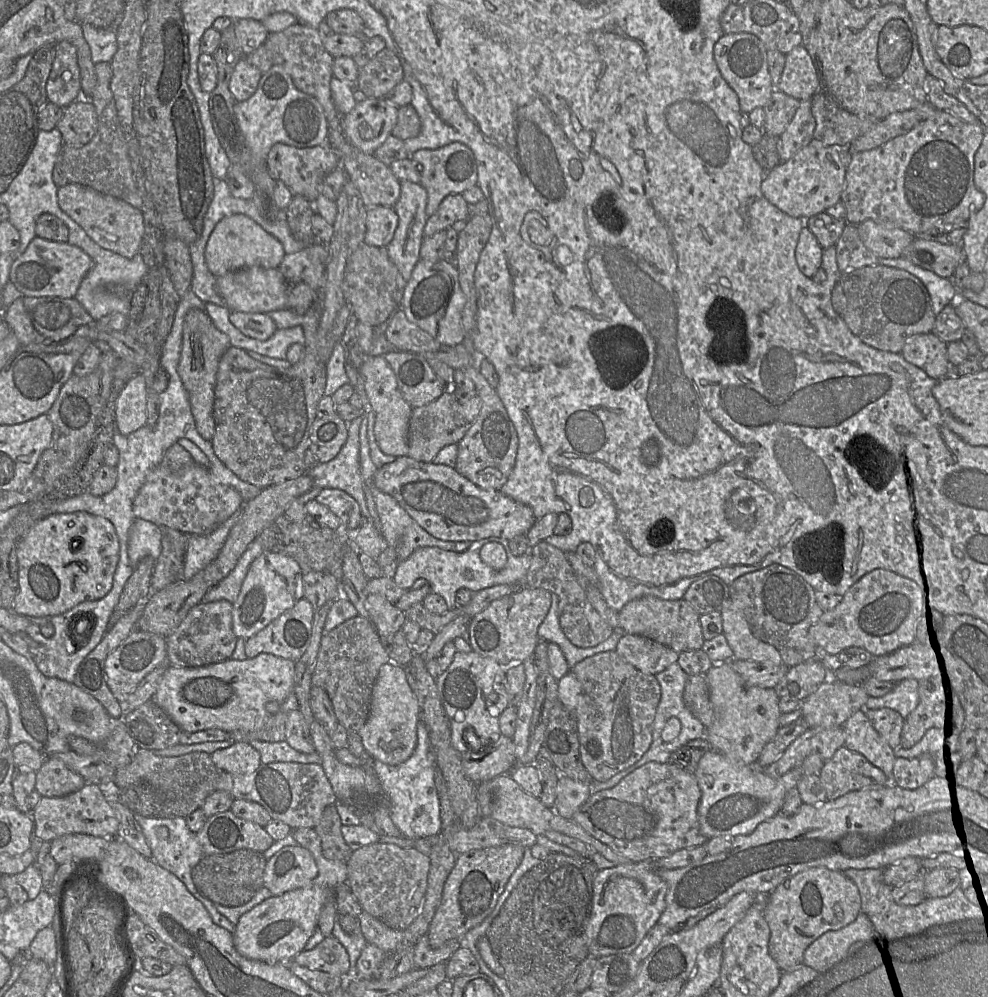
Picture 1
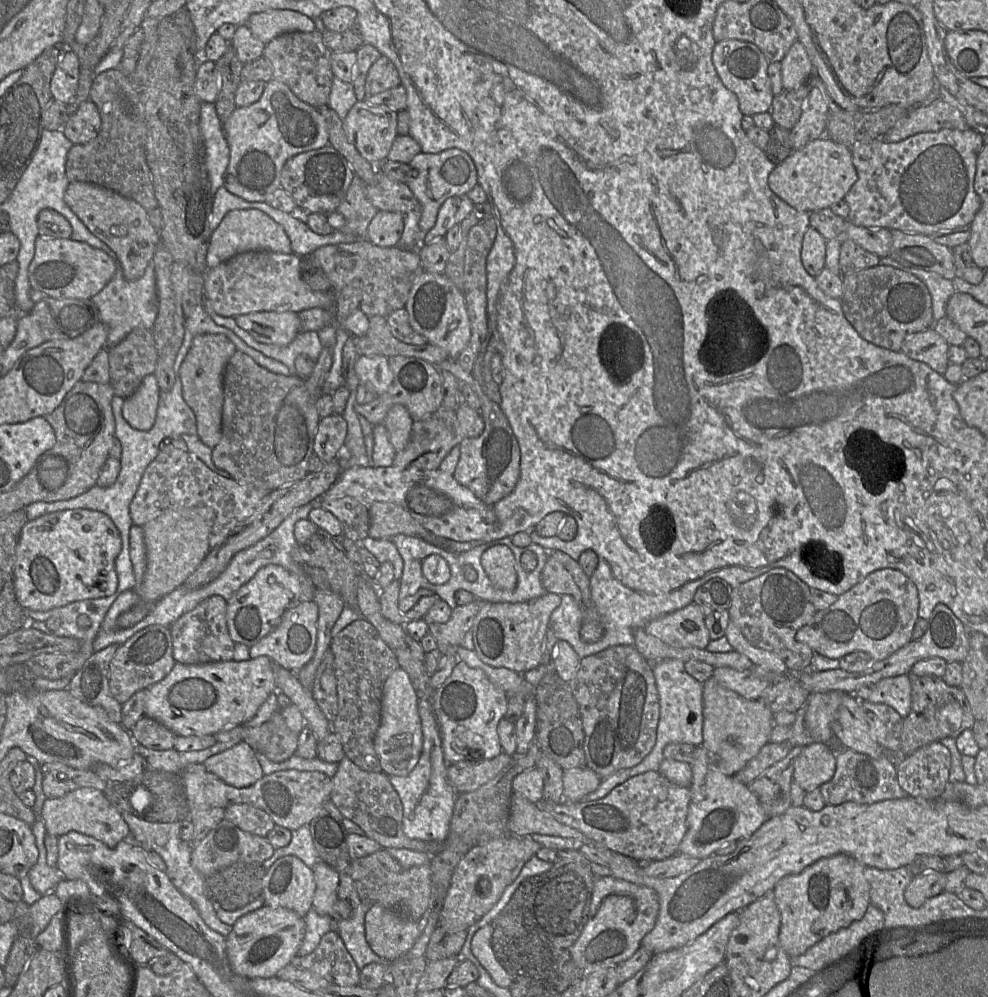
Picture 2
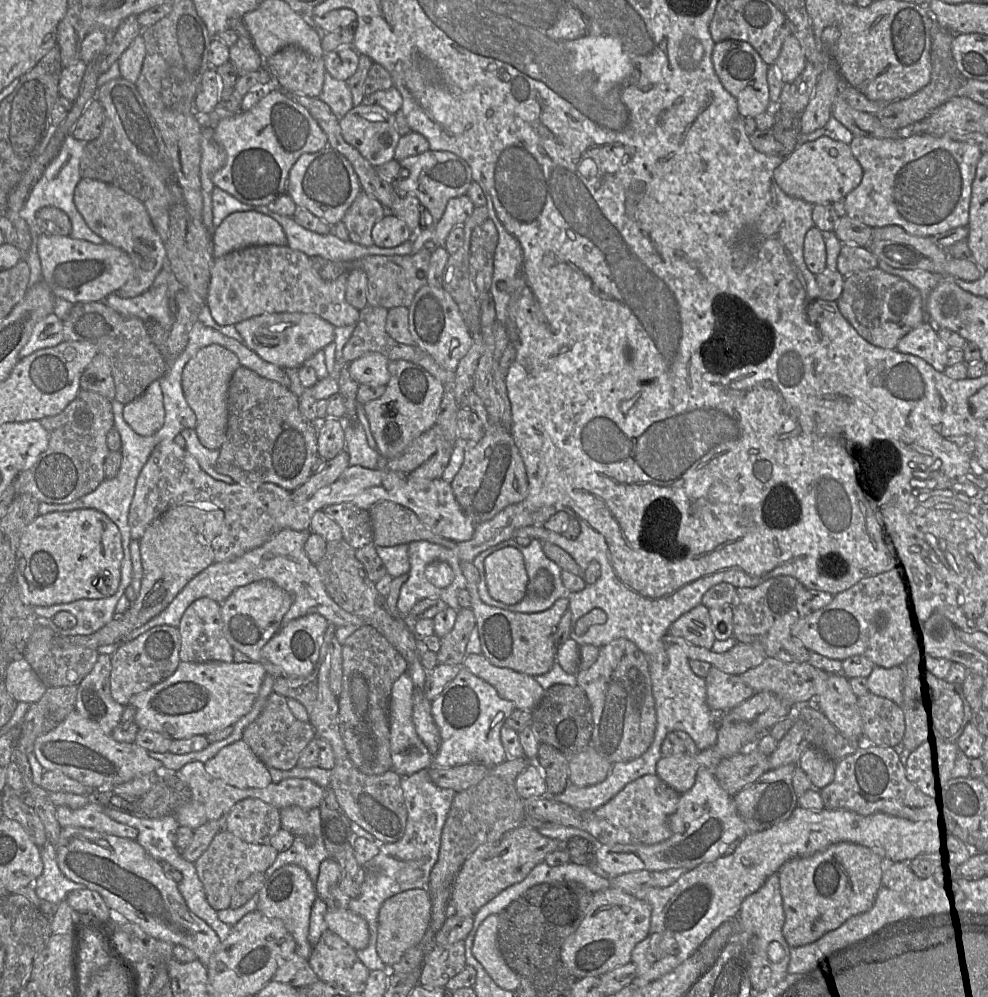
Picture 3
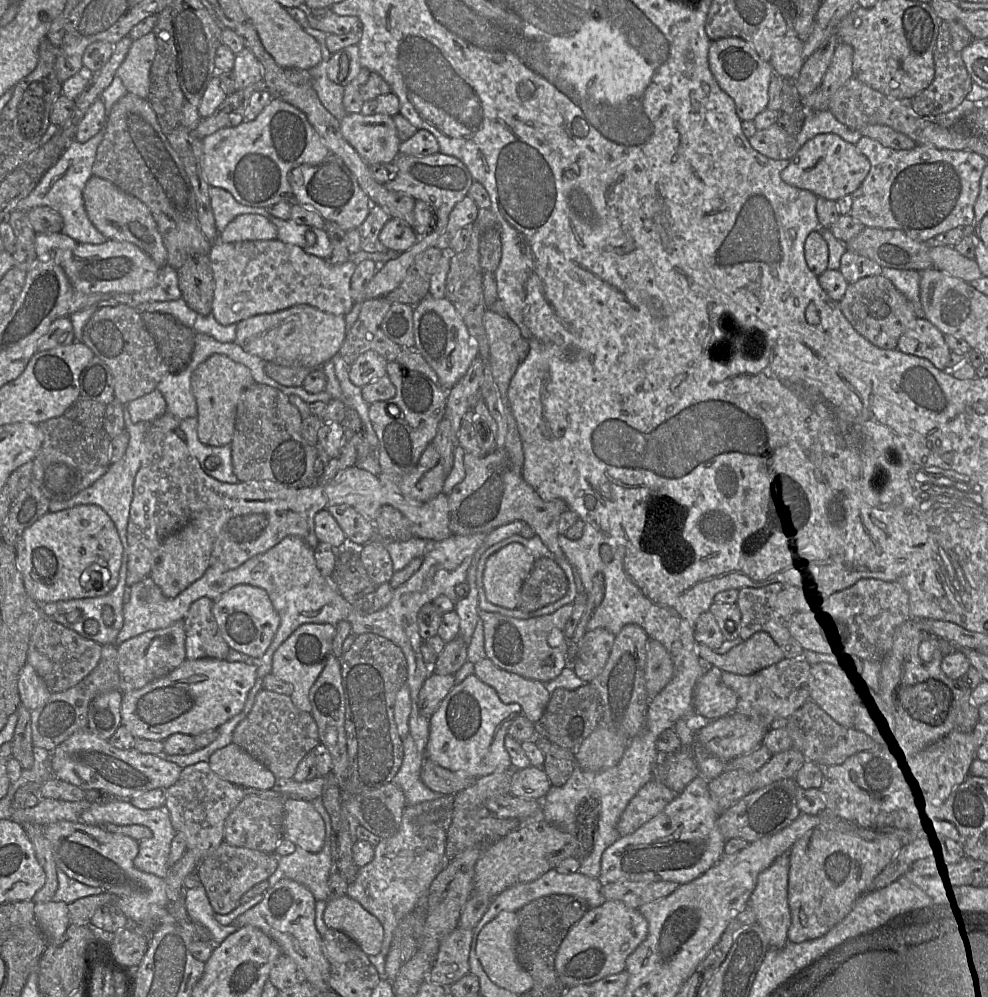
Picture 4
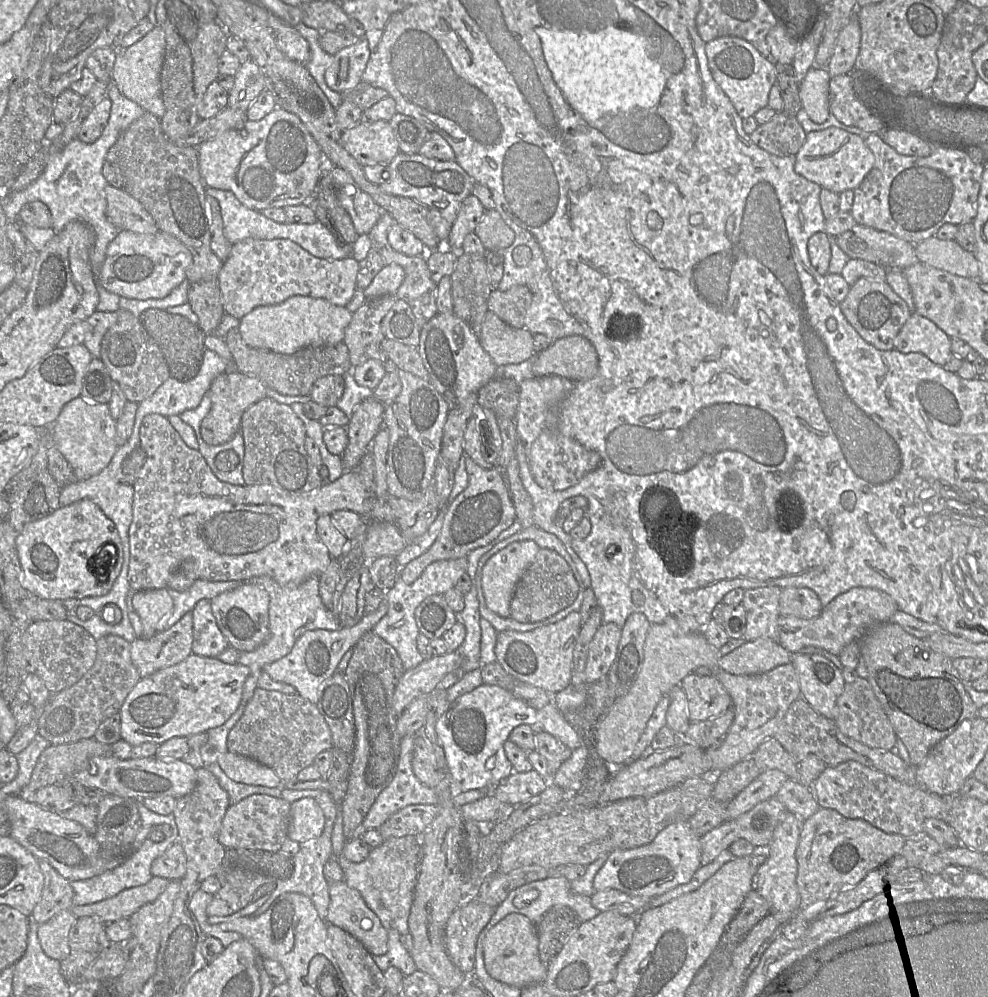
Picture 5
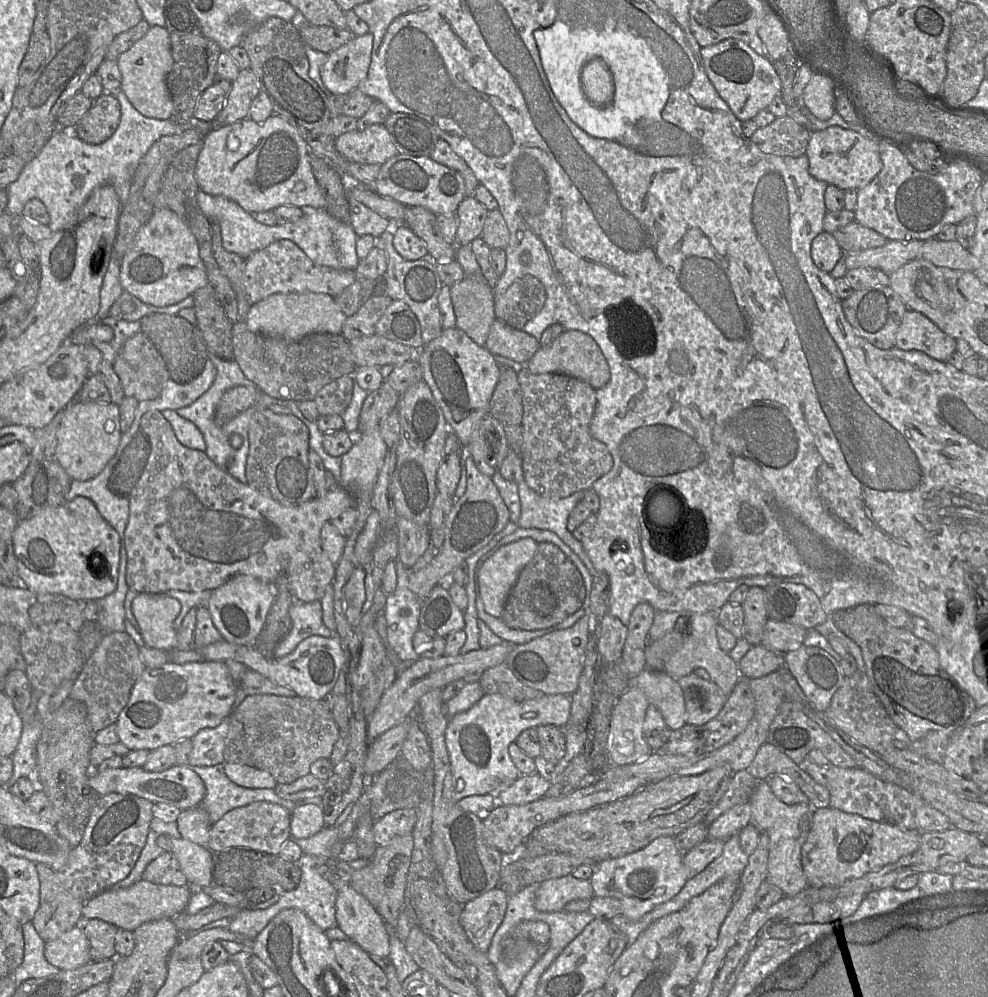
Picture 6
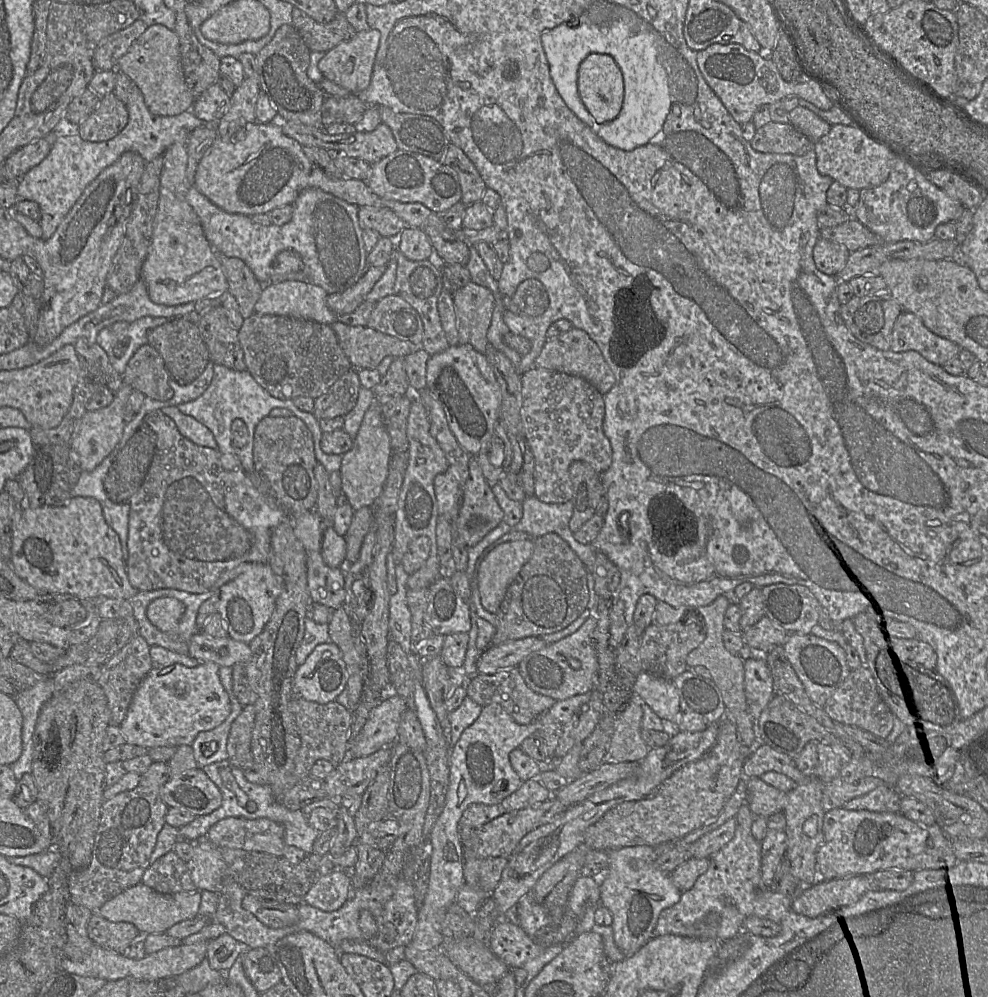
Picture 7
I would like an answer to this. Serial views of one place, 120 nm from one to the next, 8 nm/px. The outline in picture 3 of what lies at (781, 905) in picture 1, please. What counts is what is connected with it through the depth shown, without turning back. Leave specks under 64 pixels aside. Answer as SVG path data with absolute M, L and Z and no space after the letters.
M851 842L786 861L777 873L785 914L782 934L787 944L799 947L815 942L851 916L869 910L881 887L885 862L874 850Z

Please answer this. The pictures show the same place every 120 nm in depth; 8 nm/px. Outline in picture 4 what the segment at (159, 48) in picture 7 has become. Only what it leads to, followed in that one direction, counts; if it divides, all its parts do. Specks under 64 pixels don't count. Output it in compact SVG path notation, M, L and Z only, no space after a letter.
M151 31L132 42L119 68L118 76L128 93L146 99L149 93L150 69L157 51L155 34Z

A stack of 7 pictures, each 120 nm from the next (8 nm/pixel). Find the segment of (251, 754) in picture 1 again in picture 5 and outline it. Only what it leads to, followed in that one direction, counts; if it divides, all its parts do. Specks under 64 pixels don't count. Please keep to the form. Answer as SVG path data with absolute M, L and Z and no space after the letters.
M229 751L222 753L216 763L236 782L269 788L280 787L283 783L272 768Z

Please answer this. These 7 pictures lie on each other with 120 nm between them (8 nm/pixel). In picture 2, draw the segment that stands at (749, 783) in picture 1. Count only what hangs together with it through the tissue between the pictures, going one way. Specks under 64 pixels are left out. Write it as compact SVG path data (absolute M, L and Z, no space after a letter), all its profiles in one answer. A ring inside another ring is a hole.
M826 743L803 746L795 760L792 780L805 792L819 788L835 773L836 752ZM697 746L694 752L690 792L688 829L679 845L678 854L702 860L715 854L725 844L750 837L768 819L749 786L734 776L722 773L717 766L717 759L702 746Z

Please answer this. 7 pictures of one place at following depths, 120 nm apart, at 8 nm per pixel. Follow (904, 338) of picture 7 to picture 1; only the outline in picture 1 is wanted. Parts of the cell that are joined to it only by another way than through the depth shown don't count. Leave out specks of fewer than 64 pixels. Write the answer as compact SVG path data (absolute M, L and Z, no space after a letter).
M933 332L913 336L900 354L935 380L946 377L951 365L947 357L947 343Z

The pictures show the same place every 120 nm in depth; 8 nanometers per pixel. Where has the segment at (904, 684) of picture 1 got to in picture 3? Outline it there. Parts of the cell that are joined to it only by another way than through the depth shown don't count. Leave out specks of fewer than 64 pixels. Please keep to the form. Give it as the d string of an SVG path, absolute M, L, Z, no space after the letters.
M874 666L866 679L869 693L886 698L902 709L902 673L899 666Z

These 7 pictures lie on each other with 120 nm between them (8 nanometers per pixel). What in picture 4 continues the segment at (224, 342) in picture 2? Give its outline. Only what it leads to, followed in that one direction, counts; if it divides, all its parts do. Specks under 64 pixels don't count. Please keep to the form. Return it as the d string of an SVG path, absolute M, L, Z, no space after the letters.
M214 354L192 373L191 387L197 402L199 440L210 446L230 445L236 419L236 408L242 392L255 383L250 370L222 354Z

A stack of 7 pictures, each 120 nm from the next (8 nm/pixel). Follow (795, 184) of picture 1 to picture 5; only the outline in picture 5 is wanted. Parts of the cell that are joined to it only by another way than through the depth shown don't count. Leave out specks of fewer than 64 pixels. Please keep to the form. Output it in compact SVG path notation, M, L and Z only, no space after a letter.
M836 127L810 132L795 155L795 172L838 194L857 188L875 163L873 152L859 135Z

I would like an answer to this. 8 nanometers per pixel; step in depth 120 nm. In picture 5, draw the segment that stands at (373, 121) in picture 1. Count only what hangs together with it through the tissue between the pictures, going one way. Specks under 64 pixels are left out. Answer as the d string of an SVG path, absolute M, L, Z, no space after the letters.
M389 122L358 123L343 130L342 144L363 167L389 164L400 152L399 144Z

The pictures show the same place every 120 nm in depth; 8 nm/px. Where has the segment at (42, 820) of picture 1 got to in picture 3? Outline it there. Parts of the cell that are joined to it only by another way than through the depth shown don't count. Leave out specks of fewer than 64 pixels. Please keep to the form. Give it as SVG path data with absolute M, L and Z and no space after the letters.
M94 800L79 809L58 806L56 818L62 828L83 827L131 840L136 840L139 833L136 828L111 819L104 807Z

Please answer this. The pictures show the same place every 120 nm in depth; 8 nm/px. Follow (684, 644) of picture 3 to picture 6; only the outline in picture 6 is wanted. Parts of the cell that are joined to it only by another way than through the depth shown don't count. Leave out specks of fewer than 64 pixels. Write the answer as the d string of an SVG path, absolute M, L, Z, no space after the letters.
M761 644L752 646L738 662L741 678L755 679L783 668L784 654L766 649Z

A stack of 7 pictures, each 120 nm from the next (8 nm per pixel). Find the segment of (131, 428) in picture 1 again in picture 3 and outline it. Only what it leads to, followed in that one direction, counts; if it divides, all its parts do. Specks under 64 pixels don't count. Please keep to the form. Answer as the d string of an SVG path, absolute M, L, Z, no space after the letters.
M153 381L140 397L126 404L123 417L139 435L149 436L157 432L165 419L160 381Z

